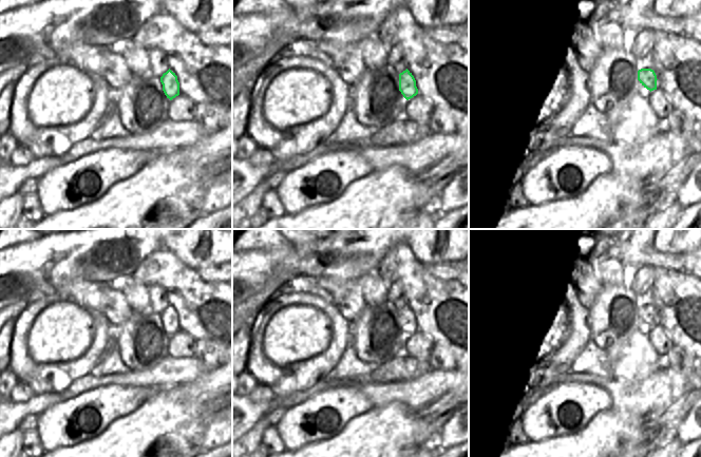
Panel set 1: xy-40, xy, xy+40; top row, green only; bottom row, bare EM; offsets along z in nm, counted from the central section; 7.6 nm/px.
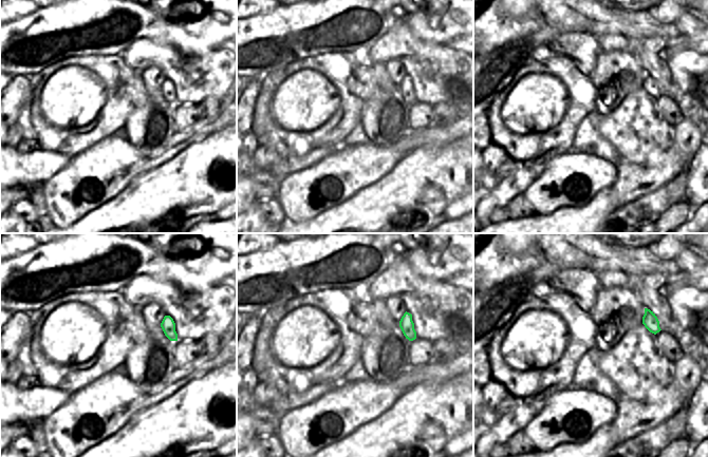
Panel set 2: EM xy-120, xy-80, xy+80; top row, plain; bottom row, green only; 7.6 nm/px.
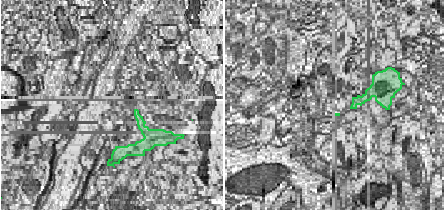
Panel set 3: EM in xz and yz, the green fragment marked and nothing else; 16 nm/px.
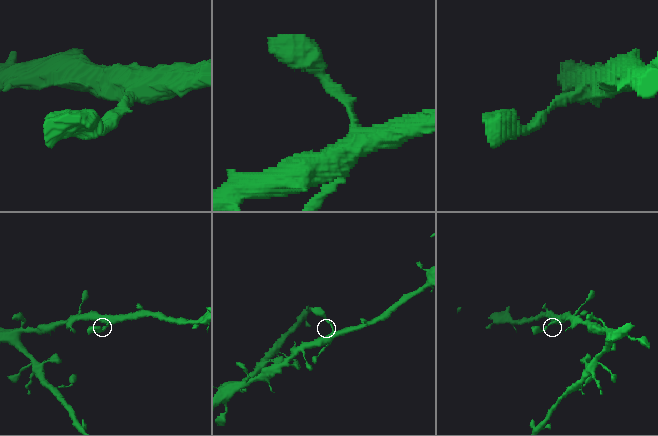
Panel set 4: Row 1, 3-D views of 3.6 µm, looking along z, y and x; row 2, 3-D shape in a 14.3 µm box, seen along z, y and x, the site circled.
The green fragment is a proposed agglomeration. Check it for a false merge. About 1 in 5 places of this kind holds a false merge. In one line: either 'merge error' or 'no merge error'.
no merge error

